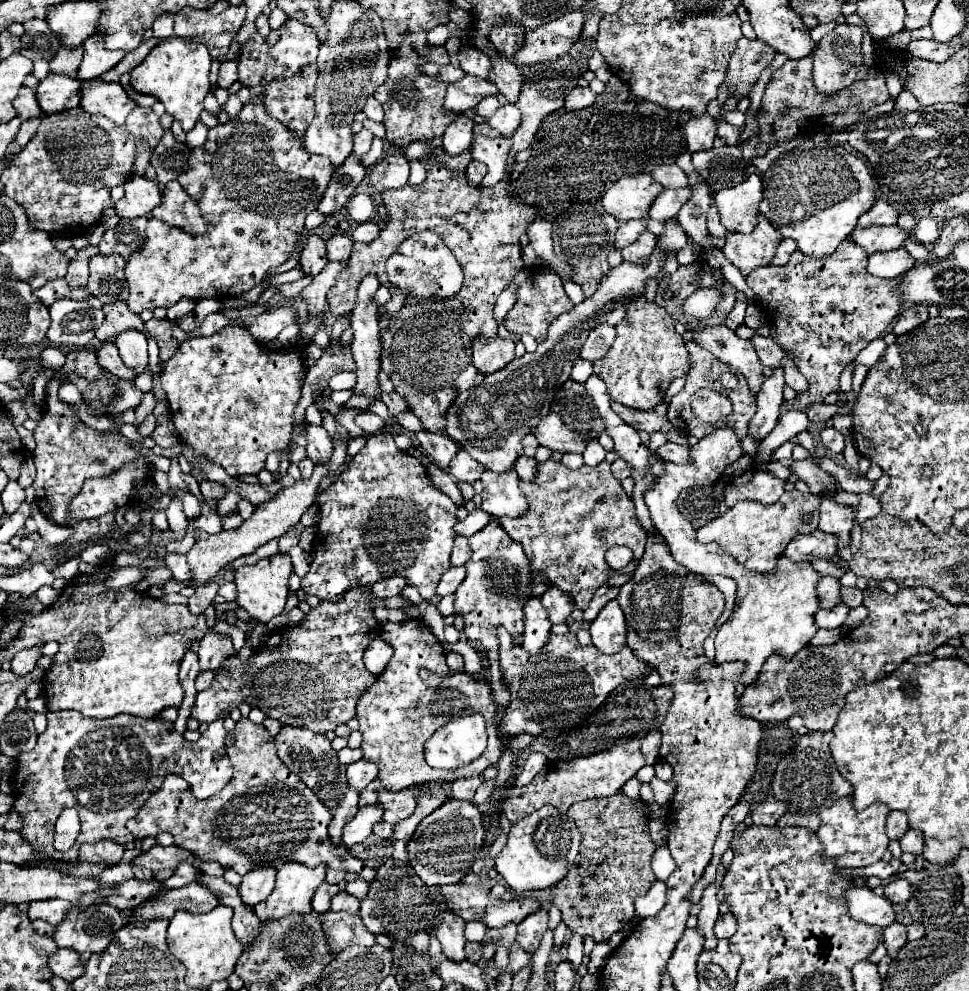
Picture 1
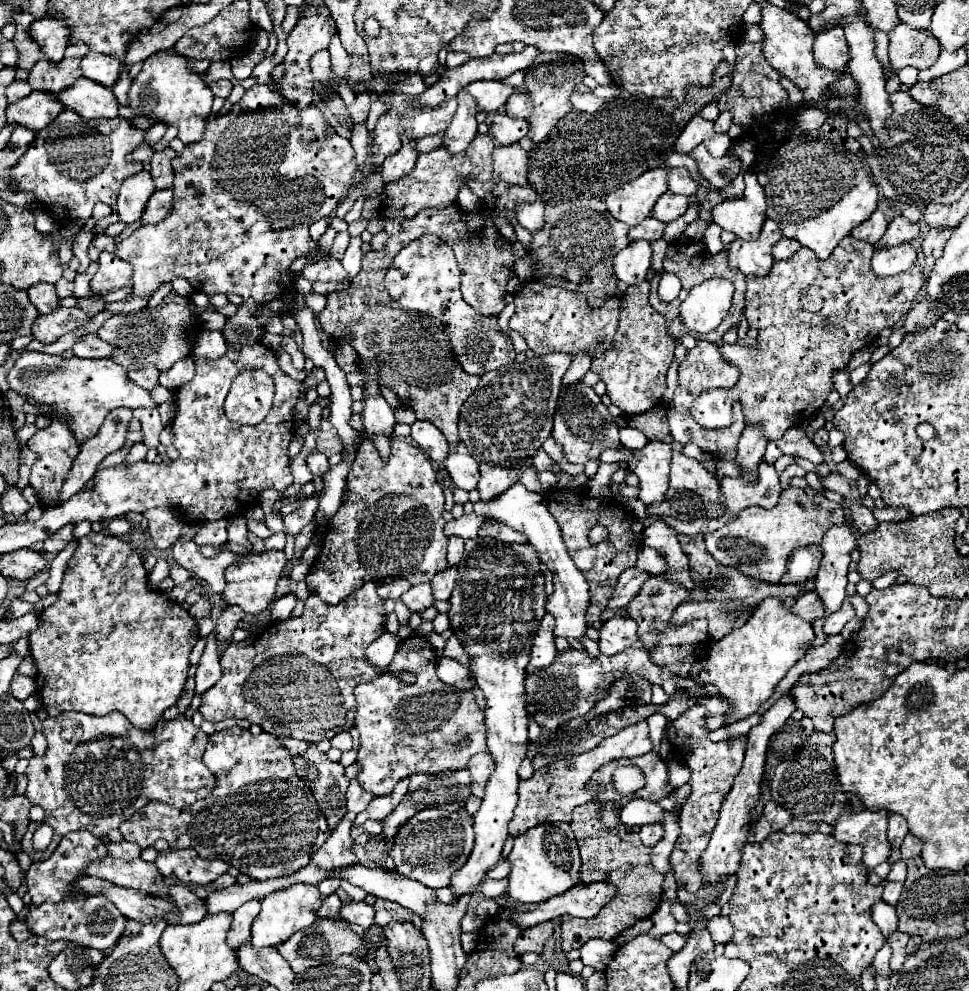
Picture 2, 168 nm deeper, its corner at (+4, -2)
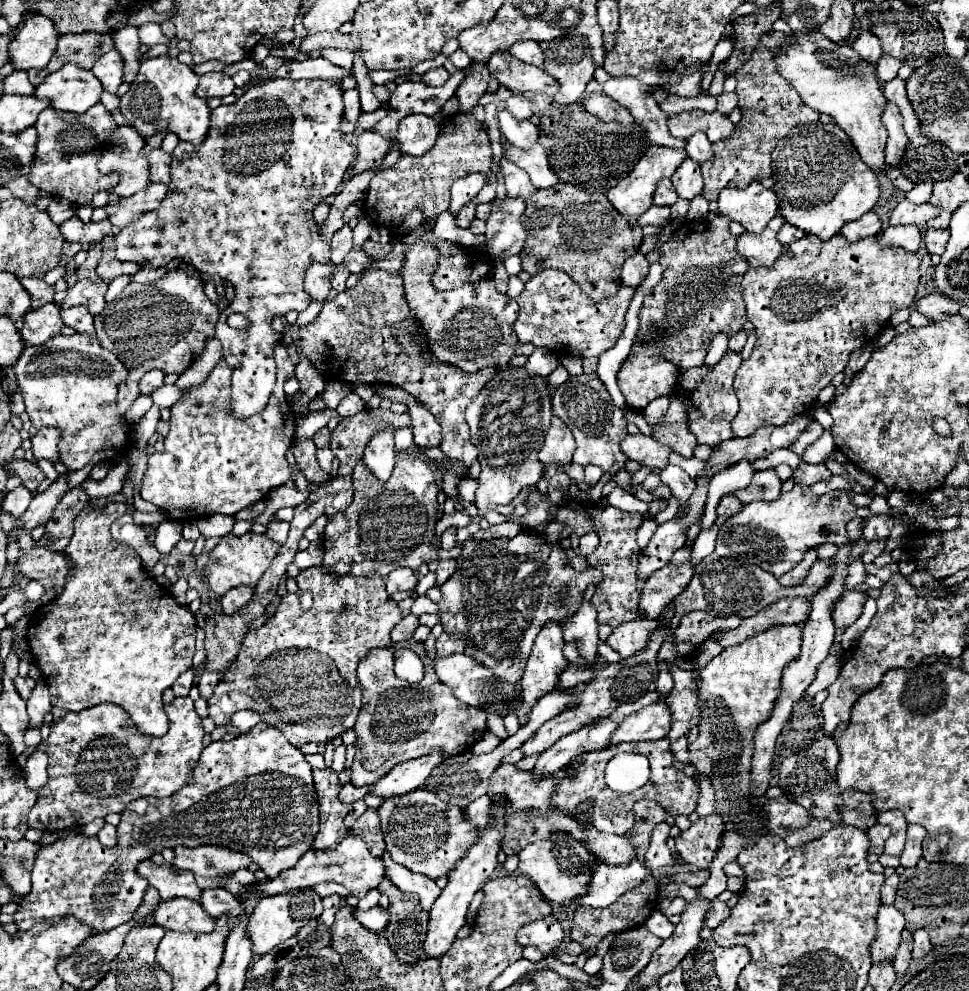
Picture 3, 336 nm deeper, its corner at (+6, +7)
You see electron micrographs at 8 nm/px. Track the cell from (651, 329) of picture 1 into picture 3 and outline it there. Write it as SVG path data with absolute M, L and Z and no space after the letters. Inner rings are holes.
M634 346L632 354L626 358L618 374L618 384L626 396L628 406L634 410L644 410L654 398L668 396L676 384L676 370L678 368L672 366L672 362L664 362L664 358L660 358L656 346Z

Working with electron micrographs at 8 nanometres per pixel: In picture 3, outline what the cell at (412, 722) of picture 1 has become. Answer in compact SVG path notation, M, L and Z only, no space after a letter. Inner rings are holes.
M406 640L400 646L414 650L424 662L424 678L420 684L398 684L394 676L392 648L373 648L358 666L358 680L362 686L362 708L354 726L356 732L356 756L350 768L354 786L372 786L386 776L396 764L420 758L432 750L432 746L444 748L446 756L466 752L486 732L486 712L460 702L448 686L444 686L436 672L434 662L426 656L424 646Z

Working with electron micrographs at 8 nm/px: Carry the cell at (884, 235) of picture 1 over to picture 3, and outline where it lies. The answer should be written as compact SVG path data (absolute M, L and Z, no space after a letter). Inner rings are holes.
M900 200L898 206L892 212L890 218L890 226L898 226L898 224L916 224L918 228L924 228L928 220L936 218L936 214L940 214L940 206L932 206L930 202L926 204L914 204L910 200Z

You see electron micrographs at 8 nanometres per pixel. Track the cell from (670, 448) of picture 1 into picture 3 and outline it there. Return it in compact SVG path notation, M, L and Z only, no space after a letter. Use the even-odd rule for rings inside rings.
M734 494L724 496L724 500L718 506L718 516L726 516L726 518L734 516L736 512L740 512L740 508L742 508L742 502Z

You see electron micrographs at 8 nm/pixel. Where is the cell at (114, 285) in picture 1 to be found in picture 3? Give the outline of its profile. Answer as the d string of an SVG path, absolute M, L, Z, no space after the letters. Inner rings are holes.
M115 245L108 249L103 248L103 255L98 264L98 274L100 278L110 284L116 276L120 274L136 274L140 270L140 266L136 266L136 262L120 262L116 260L116 248Z

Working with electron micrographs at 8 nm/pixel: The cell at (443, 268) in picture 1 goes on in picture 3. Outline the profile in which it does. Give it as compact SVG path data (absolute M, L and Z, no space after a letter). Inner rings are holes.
M426 240L416 242L404 258L404 290L412 314L426 332L432 354L440 362L466 372L478 372L488 366L506 368L518 346L514 334L518 316L516 300L498 292L490 276L478 284L464 284L450 292L438 292L430 282L432 270L436 270L436 248Z

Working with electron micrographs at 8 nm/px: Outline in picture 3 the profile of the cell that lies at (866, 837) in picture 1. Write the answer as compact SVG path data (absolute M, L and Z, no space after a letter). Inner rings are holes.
M872 826L870 830L868 830L868 838L870 838L870 852L874 852L874 854L882 854L884 852L884 842L888 840L888 836L890 836L890 830L886 828L886 826Z

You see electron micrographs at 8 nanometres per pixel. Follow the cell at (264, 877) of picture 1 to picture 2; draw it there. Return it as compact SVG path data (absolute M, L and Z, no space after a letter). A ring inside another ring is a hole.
M254 897L254 899L246 901L242 907L238 907L238 911L234 911L234 921L232 921L230 935L228 935L230 947L236 949L242 943L250 941L250 927L252 927L252 921L256 919L256 915L260 913L260 903L262 903L262 899Z

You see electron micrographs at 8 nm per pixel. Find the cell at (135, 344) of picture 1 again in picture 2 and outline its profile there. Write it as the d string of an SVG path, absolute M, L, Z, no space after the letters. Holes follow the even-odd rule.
M146 365L144 369L138 369L138 371L128 371L128 377L140 385L142 389L154 389L158 385L158 375L160 371L154 367L154 365Z

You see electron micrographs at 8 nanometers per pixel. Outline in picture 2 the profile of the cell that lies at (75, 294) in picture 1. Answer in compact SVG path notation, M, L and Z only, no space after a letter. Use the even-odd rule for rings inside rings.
M38 283L34 287L28 289L28 297L30 303L40 311L40 313L48 313L54 311L54 307L60 305L60 297L56 293L56 287L50 283Z

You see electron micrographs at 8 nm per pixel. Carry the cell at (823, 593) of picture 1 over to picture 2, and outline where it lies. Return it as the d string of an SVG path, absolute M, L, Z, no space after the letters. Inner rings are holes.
M806 591L804 595L800 595L792 607L792 611L804 619L816 621L820 619L820 615L824 615L824 605L822 599L818 597L816 591Z

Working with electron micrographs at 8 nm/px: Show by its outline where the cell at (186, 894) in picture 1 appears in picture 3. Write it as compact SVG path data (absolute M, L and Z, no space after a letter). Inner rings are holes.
M350 834L348 838L344 838L344 842L340 842L340 846L336 850L326 850L326 852L316 852L316 850L308 850L308 854L304 854L304 858L300 858L300 862L296 864L296 868L292 870L284 870L284 874L280 874L280 878L274 880L264 880L264 882L256 882L254 886L250 886L250 890L258 892L258 894L282 894L282 892L290 892L290 890L300 890L300 888L310 888L318 882L324 880L332 880L338 882L342 886L346 886L352 896L362 898L366 892L378 888L378 884L384 880L384 864L380 858L374 858L366 844L362 842L362 838Z

